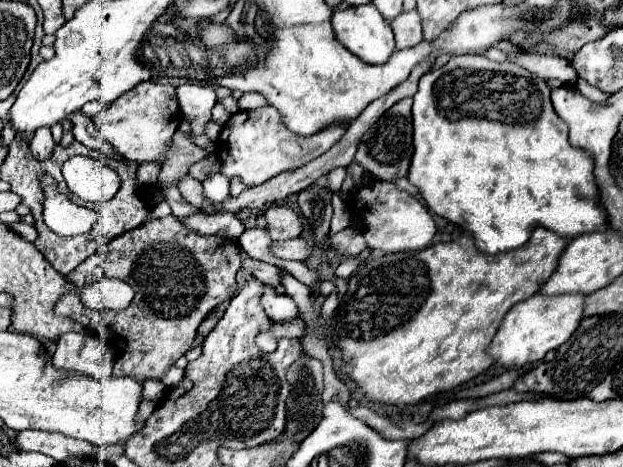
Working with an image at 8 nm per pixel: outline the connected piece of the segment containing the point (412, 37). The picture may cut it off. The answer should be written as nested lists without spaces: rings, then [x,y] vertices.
[[[417,11],[401,13],[399,17],[393,19],[391,27],[393,27],[393,31],[395,31],[397,49],[409,49],[409,47],[415,47],[415,45],[419,45],[419,43],[423,41],[421,19],[419,19]]]

